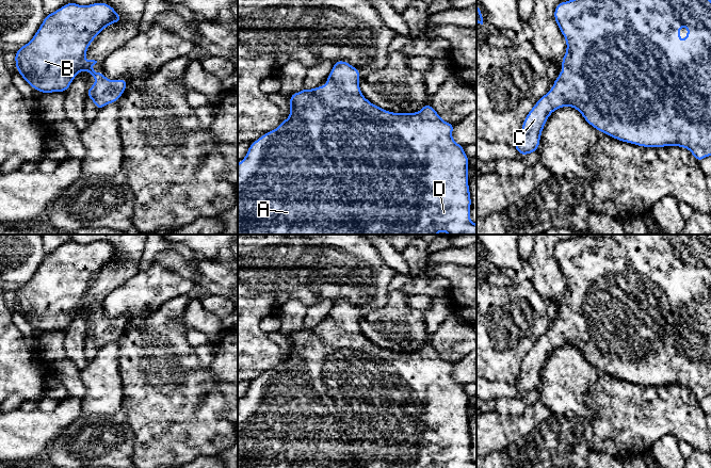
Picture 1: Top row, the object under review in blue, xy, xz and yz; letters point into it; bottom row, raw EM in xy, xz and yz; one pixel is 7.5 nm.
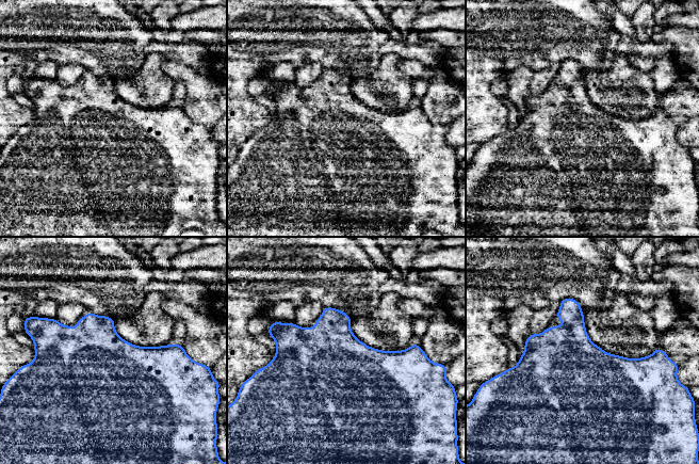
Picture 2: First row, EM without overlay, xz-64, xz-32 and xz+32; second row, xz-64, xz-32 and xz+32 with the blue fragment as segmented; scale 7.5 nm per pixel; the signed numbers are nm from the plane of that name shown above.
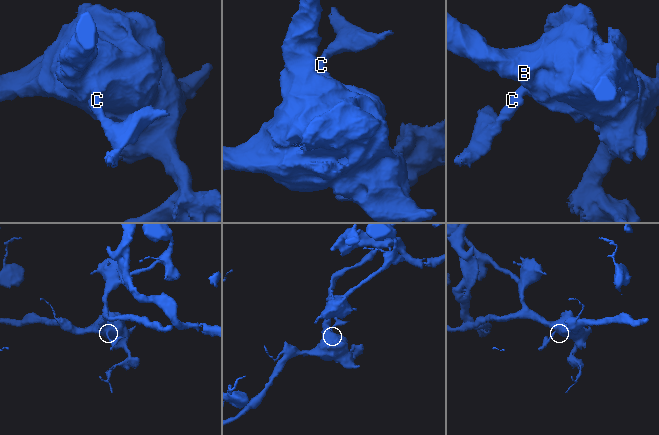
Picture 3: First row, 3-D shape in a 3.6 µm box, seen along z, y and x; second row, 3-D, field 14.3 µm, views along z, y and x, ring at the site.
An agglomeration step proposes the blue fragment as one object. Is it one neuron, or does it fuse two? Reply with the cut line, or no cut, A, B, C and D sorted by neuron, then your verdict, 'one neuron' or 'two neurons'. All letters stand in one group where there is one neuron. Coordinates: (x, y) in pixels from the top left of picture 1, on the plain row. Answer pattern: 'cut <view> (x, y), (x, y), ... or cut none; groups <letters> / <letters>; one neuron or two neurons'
cut none; groups A B C D; one neuron

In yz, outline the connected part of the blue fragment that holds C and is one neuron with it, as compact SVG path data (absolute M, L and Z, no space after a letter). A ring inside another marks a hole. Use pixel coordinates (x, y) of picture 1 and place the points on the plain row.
M579 235L560 241L554 247L554 259L567 284L566 292L561 300L563 309L554 319L552 327L534 343L524 357L520 376L514 384L521 394L538 388L543 367L550 353L565 344L577 348L587 362L618 380L642 386L683 386L689 388L698 401L711 394L711 239L708 235ZM682 263L688 267L688 275L681 280Z

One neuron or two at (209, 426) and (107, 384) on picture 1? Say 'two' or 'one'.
two

